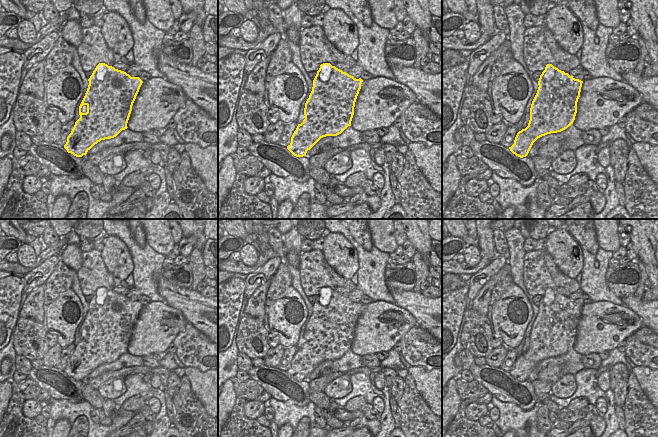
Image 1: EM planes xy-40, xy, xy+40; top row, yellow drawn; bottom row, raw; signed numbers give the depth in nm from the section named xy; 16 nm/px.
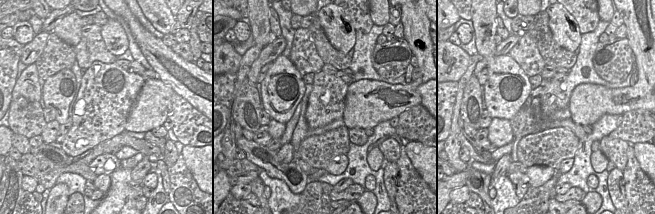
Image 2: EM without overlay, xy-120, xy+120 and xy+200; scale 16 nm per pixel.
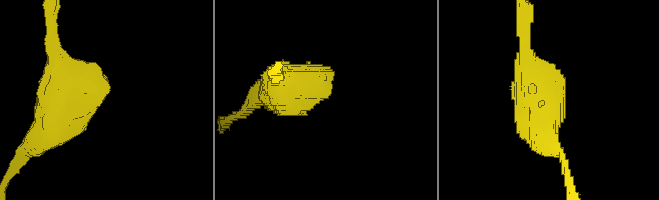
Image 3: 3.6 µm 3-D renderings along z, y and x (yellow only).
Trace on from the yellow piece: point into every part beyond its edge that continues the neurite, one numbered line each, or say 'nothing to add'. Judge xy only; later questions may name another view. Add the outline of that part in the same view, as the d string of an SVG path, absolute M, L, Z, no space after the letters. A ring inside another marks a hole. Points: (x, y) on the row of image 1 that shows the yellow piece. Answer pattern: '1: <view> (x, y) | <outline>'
nothing to add

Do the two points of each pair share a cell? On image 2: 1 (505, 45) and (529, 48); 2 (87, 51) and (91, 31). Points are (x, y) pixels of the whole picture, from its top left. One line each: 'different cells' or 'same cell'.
1: different cells
2: same cell

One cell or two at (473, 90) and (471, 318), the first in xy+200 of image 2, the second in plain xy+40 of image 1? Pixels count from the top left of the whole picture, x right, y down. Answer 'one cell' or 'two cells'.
one cell

